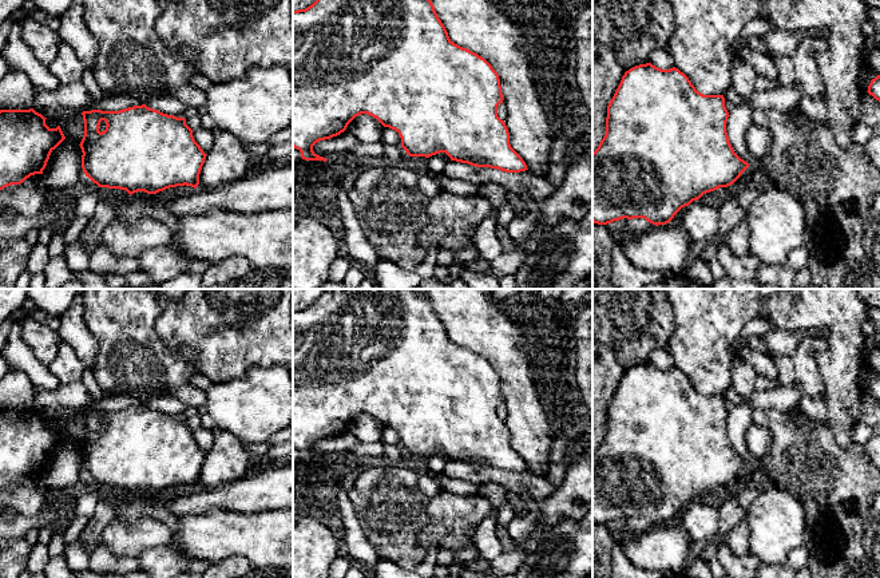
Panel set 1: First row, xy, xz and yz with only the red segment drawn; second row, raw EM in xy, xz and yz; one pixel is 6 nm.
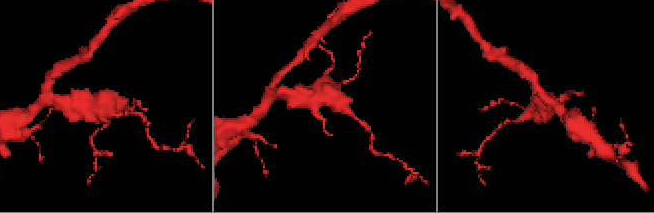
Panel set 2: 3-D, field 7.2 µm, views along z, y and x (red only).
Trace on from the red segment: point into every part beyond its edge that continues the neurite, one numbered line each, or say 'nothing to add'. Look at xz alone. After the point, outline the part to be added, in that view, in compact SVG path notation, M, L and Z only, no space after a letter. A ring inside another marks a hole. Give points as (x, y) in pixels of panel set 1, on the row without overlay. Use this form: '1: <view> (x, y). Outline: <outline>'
nothing to add

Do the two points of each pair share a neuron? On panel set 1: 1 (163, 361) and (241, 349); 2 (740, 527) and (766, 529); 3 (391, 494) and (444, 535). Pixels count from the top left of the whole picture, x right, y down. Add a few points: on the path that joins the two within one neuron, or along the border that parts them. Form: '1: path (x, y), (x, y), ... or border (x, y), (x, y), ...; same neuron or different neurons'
1: border (165, 341), (173, 351), (189, 352), (199, 373); different neurons
2: border (745, 518), (749, 551); different neurons
3: border (431, 499), (427, 522), (417, 534), (425, 553); different neurons

